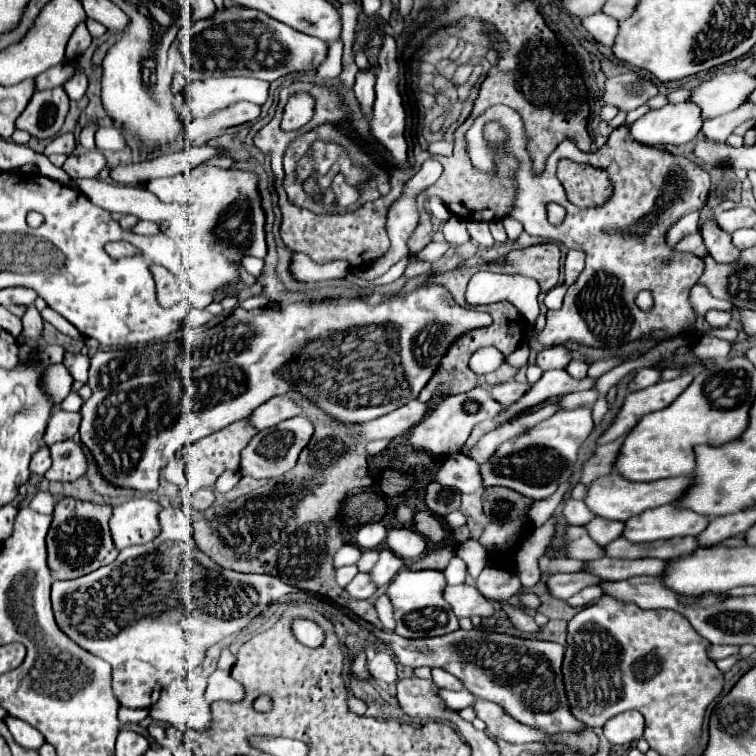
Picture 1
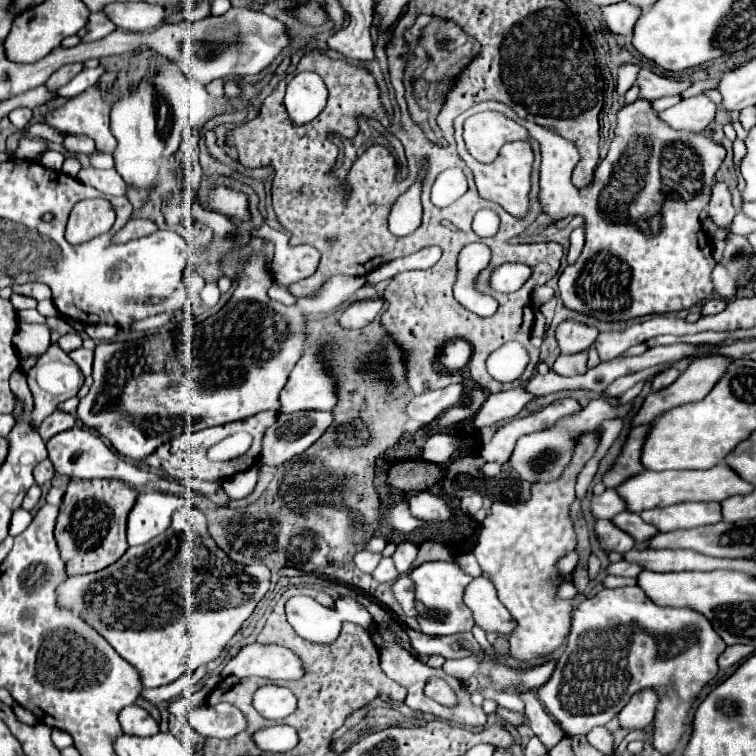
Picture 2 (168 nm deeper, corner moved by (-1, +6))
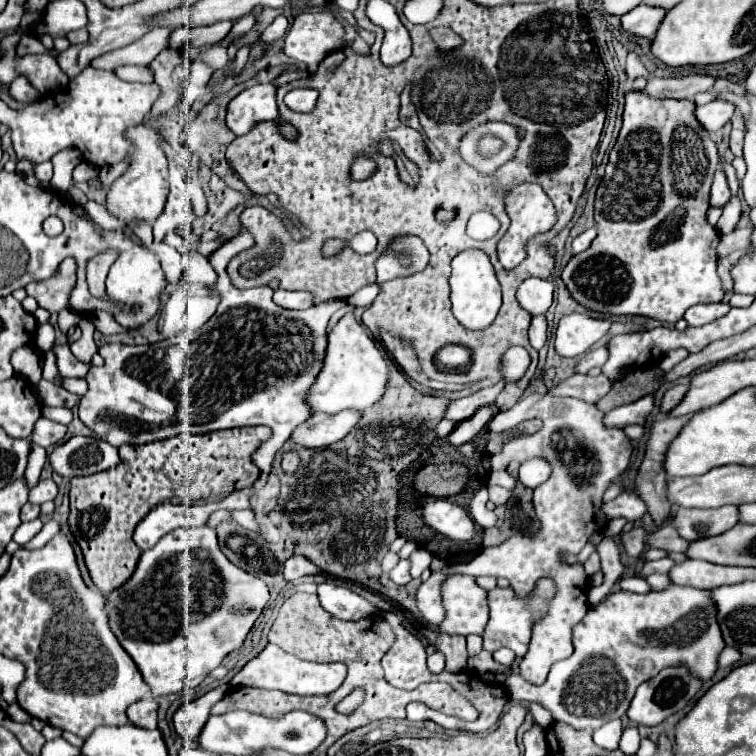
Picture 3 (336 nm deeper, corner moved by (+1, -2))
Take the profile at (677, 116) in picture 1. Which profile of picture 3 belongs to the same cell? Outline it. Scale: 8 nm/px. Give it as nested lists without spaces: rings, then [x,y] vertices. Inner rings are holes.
[[[712,101],[712,103],[706,103],[702,107],[696,107],[696,117],[704,125],[706,131],[714,133],[732,119],[734,109],[736,107],[730,101]]]

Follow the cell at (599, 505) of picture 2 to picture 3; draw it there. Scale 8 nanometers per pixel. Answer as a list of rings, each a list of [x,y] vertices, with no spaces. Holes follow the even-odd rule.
[[[620,493],[614,501],[610,503],[604,503],[602,511],[610,517],[610,519],[616,519],[616,517],[626,517],[628,521],[638,521],[644,513],[646,513],[646,503],[636,495],[636,493]]]

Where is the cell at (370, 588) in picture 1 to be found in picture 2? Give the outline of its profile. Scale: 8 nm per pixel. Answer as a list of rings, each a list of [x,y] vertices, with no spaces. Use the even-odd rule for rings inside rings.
[[[390,557],[382,559],[382,561],[378,563],[378,567],[374,569],[372,577],[374,577],[376,581],[394,581],[394,579],[398,577],[398,571],[396,571],[392,559],[390,559]]]

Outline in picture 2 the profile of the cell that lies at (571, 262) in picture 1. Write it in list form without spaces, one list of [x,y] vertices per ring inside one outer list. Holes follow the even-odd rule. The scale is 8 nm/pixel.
[[[578,227],[572,231],[570,235],[570,251],[568,251],[568,263],[576,263],[578,255],[582,253],[582,247],[584,247],[584,229]]]

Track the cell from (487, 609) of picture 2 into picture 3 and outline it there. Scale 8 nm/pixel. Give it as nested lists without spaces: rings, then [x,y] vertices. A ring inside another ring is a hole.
[[[538,583],[534,595],[530,595],[528,599],[520,601],[516,597],[516,593],[508,587],[508,589],[492,589],[488,593],[488,605],[490,605],[490,621],[482,633],[484,637],[484,649],[486,651],[496,651],[500,647],[508,647],[512,649],[518,657],[522,657],[528,651],[528,643],[530,643],[530,635],[532,635],[532,623],[536,623],[538,619],[542,619],[548,613],[548,585]]]

